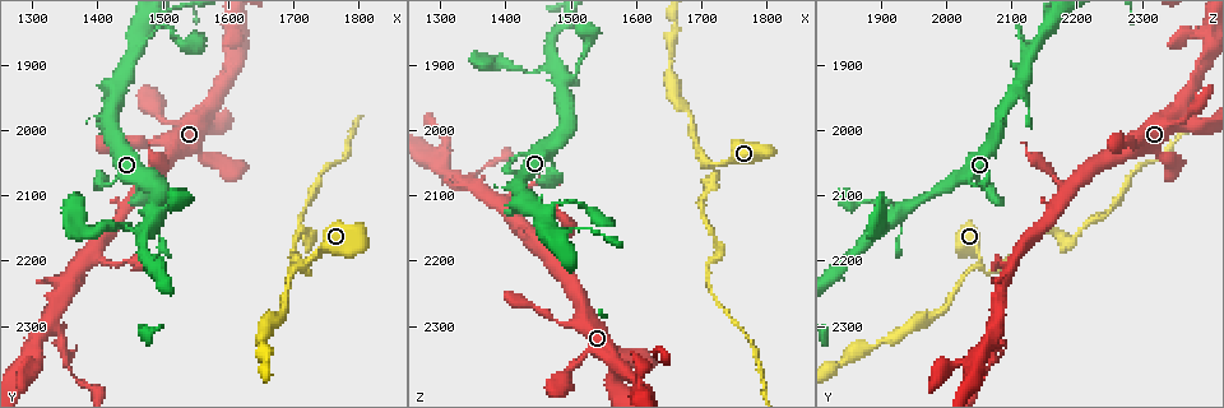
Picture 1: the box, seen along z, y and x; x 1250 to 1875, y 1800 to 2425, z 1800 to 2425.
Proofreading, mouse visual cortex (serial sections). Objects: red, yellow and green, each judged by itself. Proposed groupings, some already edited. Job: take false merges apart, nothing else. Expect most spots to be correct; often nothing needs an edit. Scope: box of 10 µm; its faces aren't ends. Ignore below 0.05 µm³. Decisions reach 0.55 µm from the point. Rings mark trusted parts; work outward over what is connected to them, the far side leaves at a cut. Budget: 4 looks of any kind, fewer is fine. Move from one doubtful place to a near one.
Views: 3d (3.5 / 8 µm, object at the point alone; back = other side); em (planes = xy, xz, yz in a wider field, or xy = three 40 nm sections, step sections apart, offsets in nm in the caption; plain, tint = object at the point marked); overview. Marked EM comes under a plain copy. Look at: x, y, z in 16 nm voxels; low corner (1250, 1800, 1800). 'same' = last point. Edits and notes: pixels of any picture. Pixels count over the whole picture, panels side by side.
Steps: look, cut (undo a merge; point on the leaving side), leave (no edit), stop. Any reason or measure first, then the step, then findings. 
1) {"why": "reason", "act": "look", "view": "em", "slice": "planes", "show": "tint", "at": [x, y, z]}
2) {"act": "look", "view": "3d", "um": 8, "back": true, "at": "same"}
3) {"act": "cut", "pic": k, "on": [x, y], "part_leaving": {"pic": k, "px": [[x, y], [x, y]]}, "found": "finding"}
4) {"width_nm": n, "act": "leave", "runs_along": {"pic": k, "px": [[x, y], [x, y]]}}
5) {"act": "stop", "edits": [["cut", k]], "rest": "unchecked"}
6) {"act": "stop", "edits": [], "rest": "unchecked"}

{"why": "abrupt turn", "act": "look", "view": "3d", "um": 3.5, "back": true, "at": [1720, 2215, 2055]}

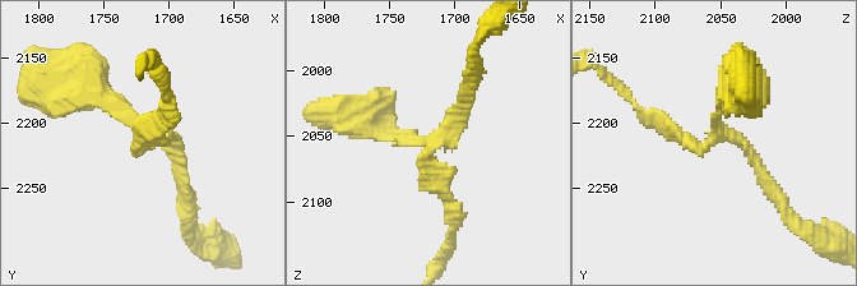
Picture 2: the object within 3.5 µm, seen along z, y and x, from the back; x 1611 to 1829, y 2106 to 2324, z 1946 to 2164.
{"arms": 3, "arm_widths_nm": [150, 150, 200], "act": "look", "view": "em", "slice": "xy", "step": 2, "show": "tint", "at": [1716, 2210, 2052]}

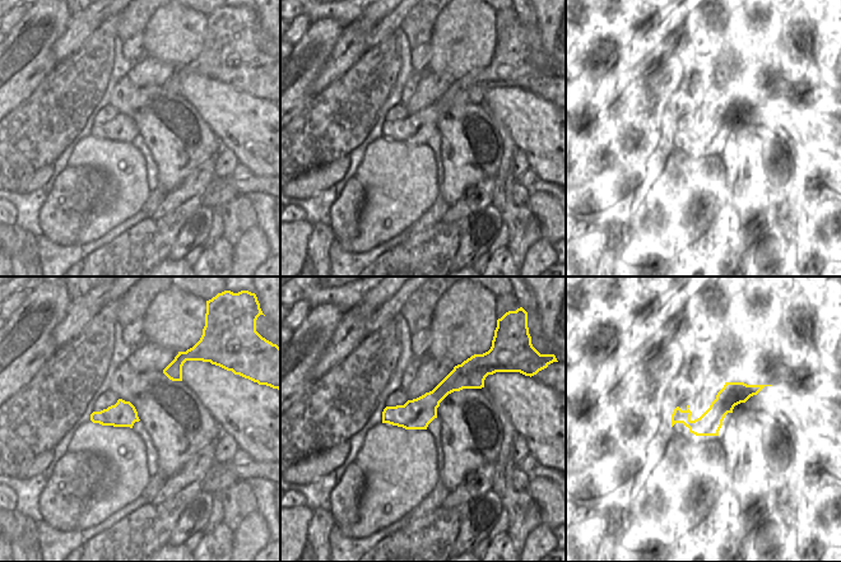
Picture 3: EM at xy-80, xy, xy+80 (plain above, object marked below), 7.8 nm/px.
{"why": "another direction", "act": "look", "view": "em", "slice": "xy", "step": 3, "show": "tint", "at": "same"}

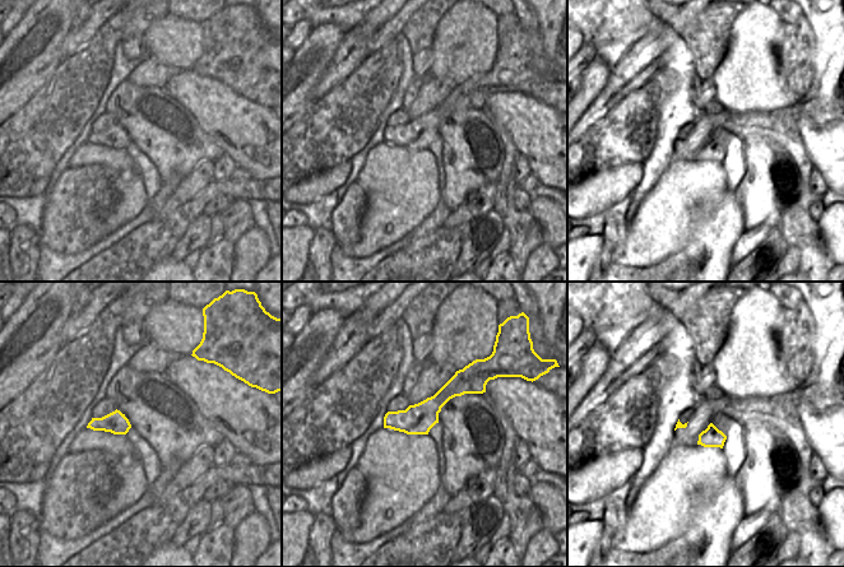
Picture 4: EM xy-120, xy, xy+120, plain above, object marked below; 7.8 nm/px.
{"act": "leave", "found": "continuous, no second cell"}

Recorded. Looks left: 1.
{"why": "sudden change in width", "act": "look", "view": "3d", "um": 3.5, "at": [1325, 2300, 2075]}

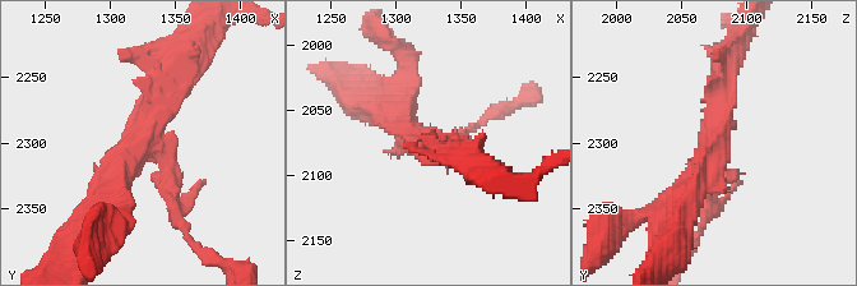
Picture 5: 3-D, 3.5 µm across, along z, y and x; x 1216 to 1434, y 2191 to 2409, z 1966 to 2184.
{"arm_widths_nm": [200, 300, 300], "act": "cut", "pic": 5, "on": [174, 213], "part_leaving": {"pic": 5, "px": [[167, 174], [184, 236], [227, 267]]}, "found": "two cells meet here"}

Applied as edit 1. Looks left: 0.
{"act": "stop", "edits": [["cut", 5]], "rest": "unchecked"}

